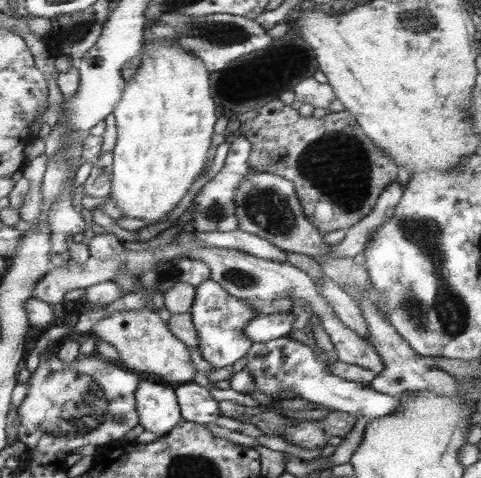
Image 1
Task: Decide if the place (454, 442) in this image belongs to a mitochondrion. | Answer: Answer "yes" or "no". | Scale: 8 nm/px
no

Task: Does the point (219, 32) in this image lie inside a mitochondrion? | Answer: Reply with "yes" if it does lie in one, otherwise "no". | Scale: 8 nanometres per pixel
yes

